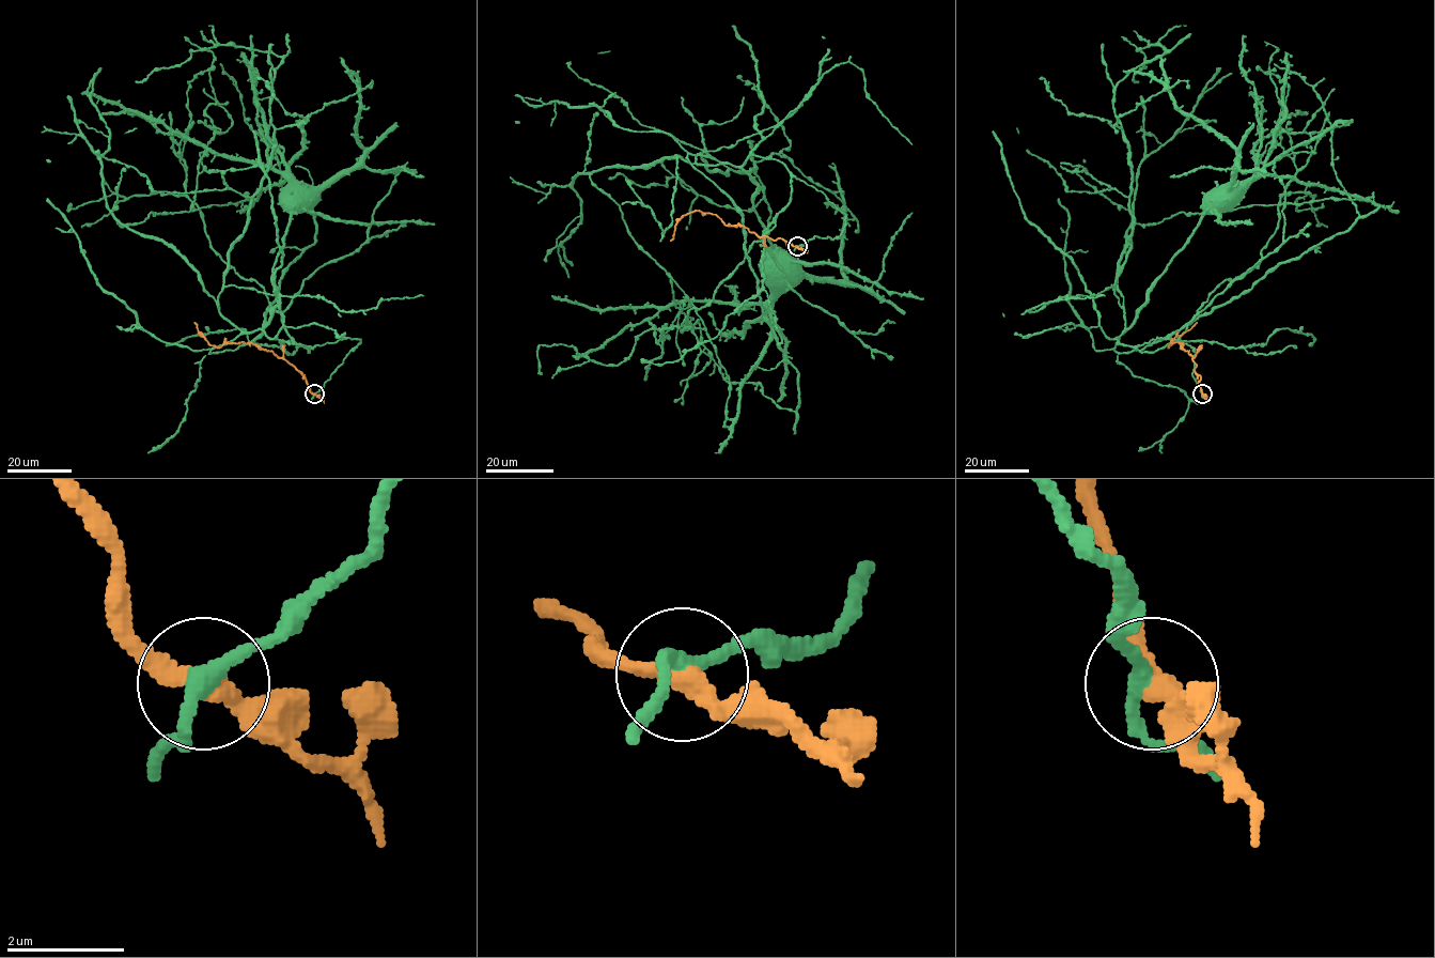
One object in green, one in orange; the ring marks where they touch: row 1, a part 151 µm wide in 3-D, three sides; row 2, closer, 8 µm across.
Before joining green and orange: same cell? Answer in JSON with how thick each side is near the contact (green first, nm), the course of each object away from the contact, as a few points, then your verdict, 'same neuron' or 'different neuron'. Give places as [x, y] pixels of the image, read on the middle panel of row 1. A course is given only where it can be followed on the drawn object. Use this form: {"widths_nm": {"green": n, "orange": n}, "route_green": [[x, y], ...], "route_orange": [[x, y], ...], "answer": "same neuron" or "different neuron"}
{"widths_nm": {"green": 280, "orange": 300}, "route_green": [[796, 246], [835, 238], [845, 215], [775, 159], [750, 155], [742, 168], [758, 186], [757, 216], [800, 278]], "route_orange": [[796, 246], [781, 238], [758, 237], [743, 226], [726, 225], [714, 214], [699, 211], [679, 220], [670, 241]], "answer": "different neuron"}

